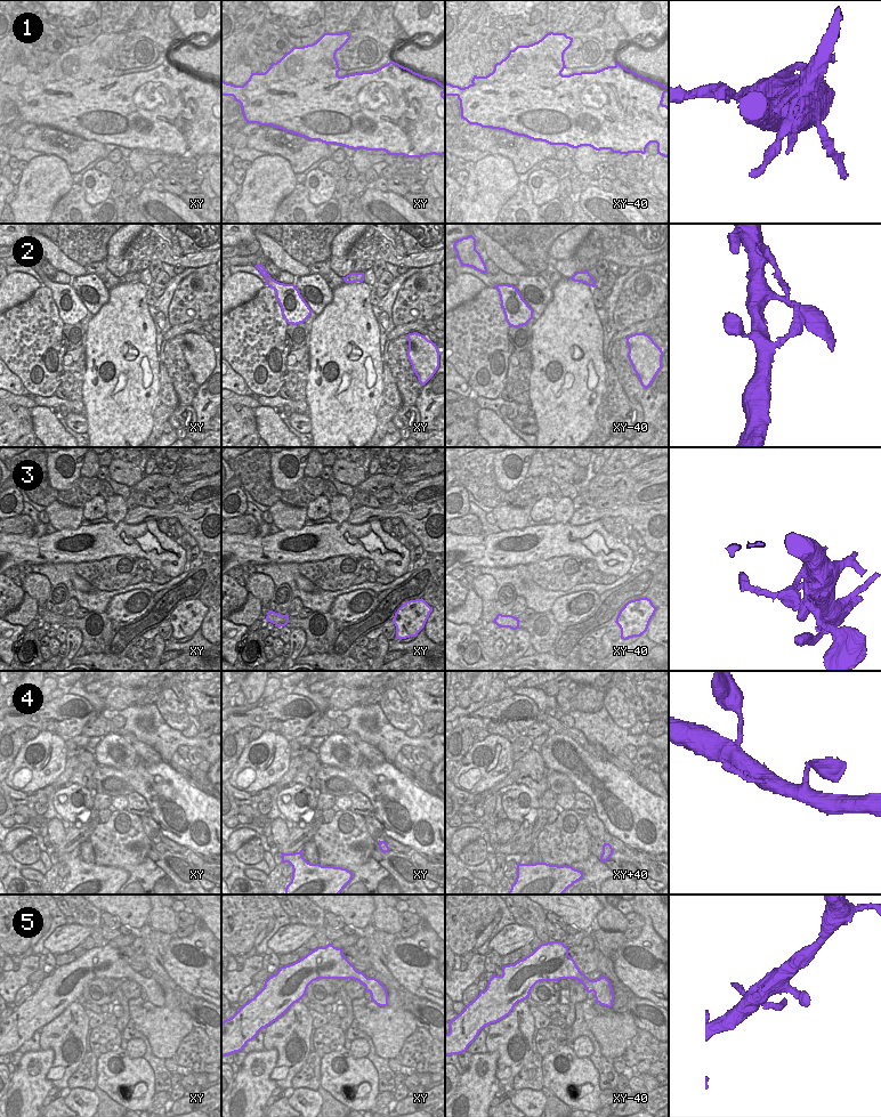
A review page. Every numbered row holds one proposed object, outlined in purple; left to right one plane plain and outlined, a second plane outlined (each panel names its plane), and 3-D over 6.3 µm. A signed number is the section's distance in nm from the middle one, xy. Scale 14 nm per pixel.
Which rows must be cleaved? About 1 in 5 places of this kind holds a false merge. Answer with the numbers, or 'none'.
1

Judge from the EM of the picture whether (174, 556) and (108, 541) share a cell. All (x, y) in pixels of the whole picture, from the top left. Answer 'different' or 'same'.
same

